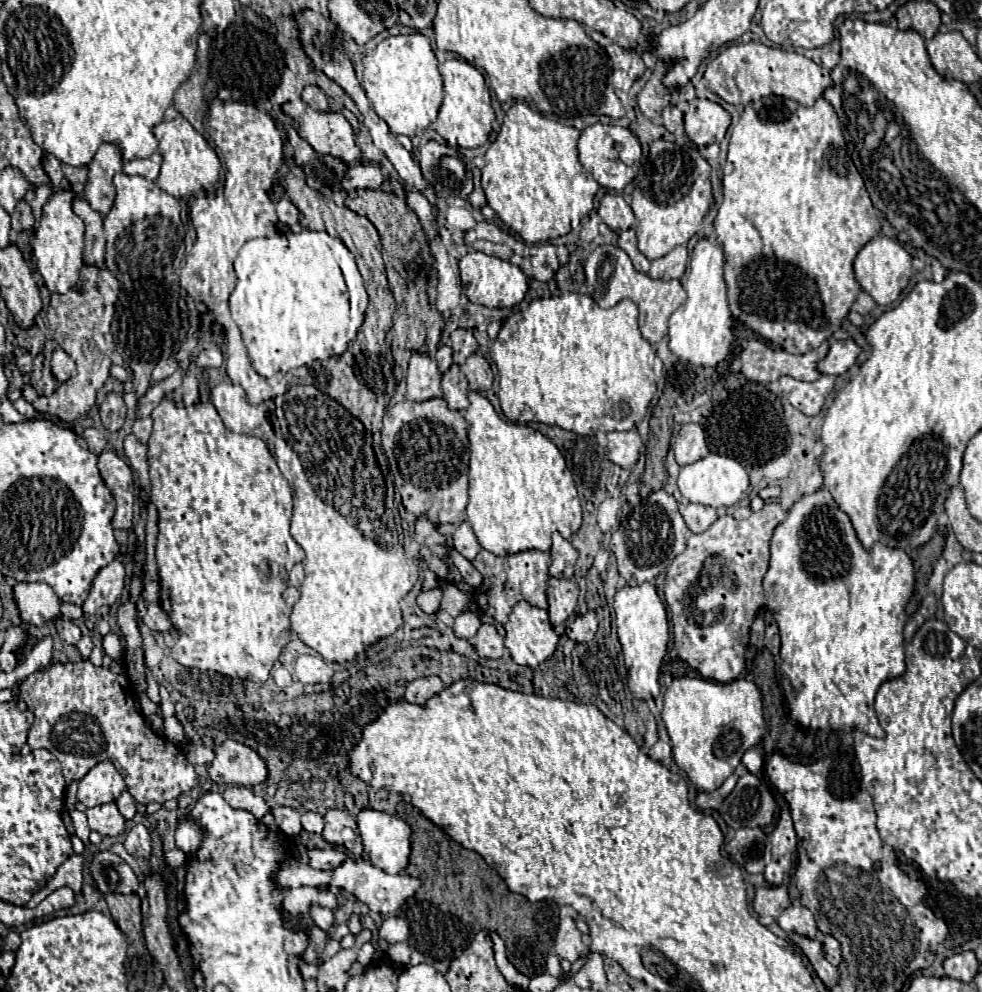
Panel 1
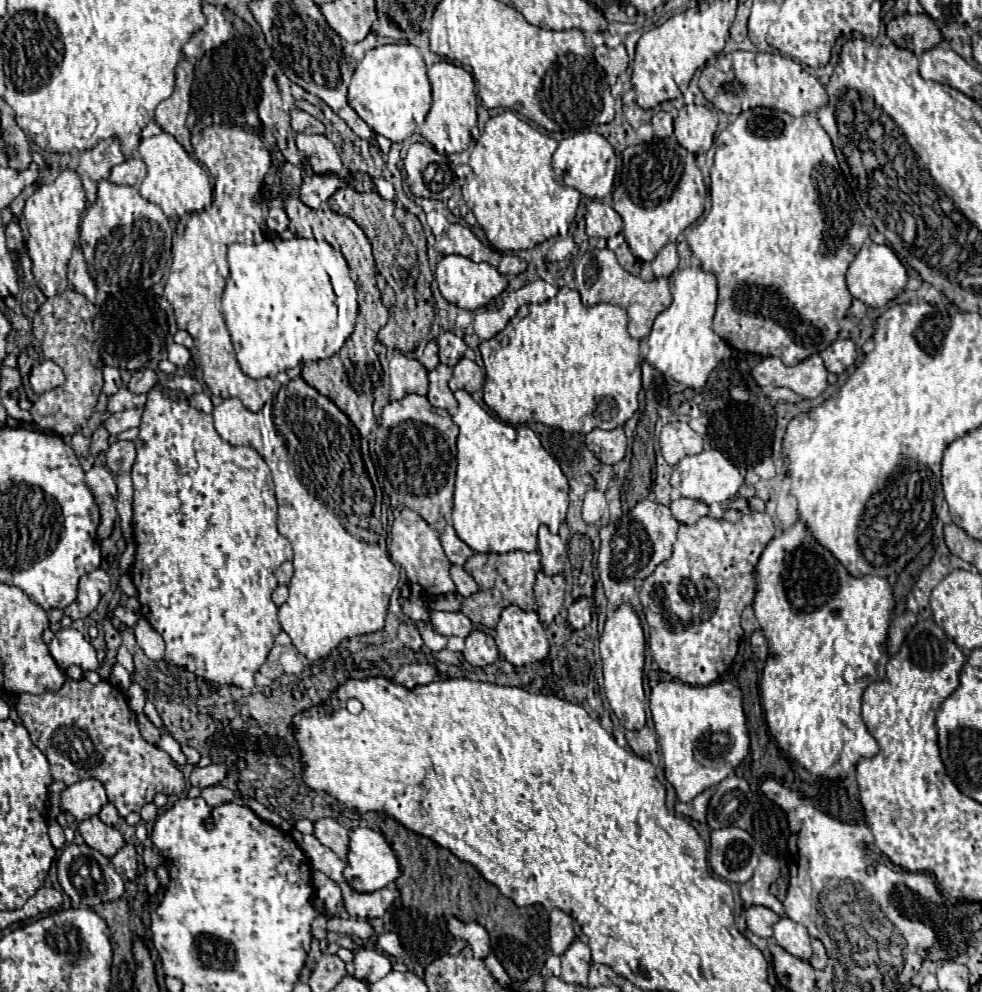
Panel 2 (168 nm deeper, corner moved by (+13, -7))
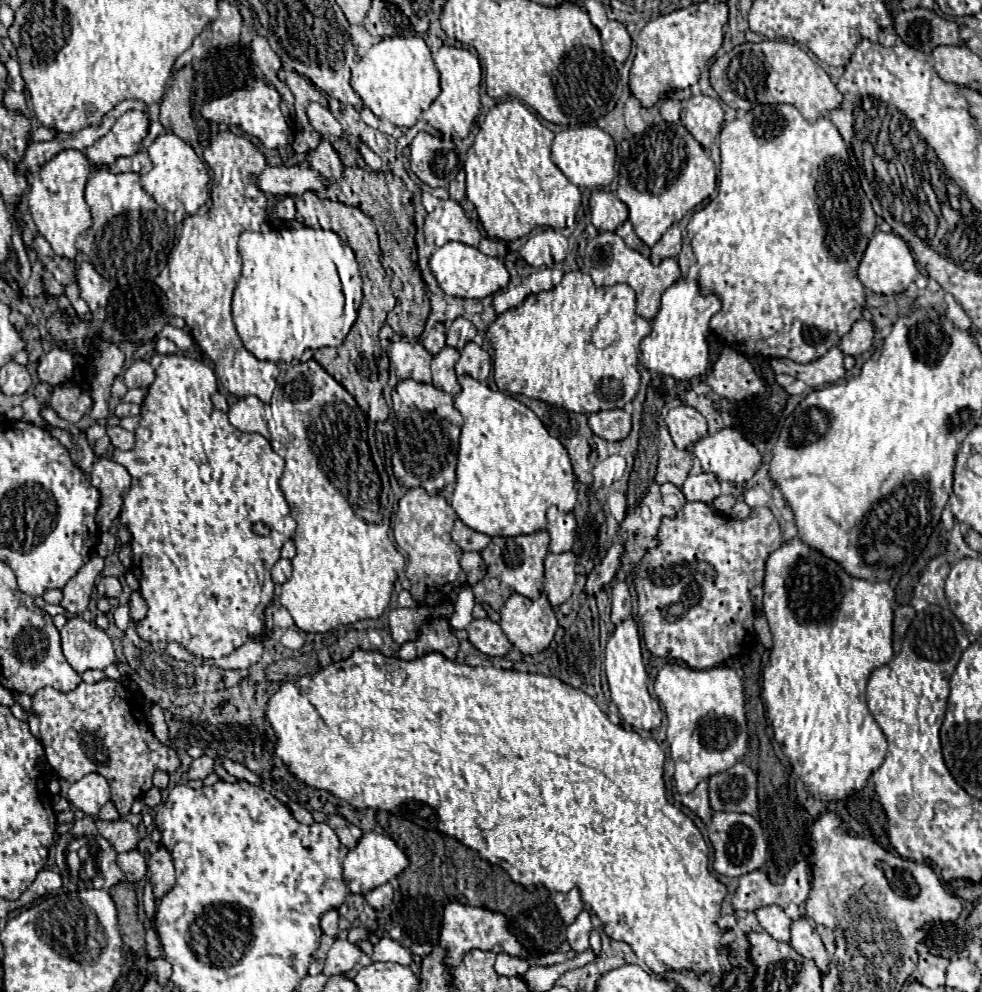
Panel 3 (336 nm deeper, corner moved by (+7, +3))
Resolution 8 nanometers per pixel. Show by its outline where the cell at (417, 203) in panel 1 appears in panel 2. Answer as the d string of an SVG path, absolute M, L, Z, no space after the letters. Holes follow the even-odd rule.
M374 179L374 185L376 185L376 191L380 193L382 199L386 199L386 201L396 201L396 193L394 193L392 183L388 183L386 179Z

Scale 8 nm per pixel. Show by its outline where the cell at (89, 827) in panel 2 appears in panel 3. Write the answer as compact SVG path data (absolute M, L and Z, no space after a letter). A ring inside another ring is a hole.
M96 819L96 829L98 833L110 841L116 849L116 853L124 853L128 849L136 849L138 843L138 833L130 821L118 819L118 821L100 821Z

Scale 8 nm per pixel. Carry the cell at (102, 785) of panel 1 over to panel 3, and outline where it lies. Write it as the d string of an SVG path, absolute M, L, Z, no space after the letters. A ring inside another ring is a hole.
M90 773L70 785L68 801L76 809L80 809L84 815L96 817L96 813L102 809L102 805L110 801L110 785L102 775Z

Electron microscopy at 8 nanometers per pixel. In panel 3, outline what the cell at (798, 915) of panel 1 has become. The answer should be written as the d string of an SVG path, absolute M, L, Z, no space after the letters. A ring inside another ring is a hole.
M798 919L798 921L792 923L790 945L792 945L802 957L812 959L822 973L828 973L830 955L828 955L824 943L820 941L820 935L816 933L816 929L808 923L808 919Z

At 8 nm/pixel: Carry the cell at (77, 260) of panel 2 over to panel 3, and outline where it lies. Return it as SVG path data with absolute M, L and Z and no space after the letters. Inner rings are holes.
M88 261L80 263L76 279L78 279L80 295L86 299L86 303L90 305L92 313L96 313L98 309L106 307L108 297L112 293L112 285L104 277L100 277Z

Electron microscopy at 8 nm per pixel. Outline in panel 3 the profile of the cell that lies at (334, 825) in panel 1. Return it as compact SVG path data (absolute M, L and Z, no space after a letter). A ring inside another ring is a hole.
M328 815L326 823L336 831L338 839L340 839L348 849L356 847L356 843L358 843L360 837L362 837L362 831L360 831L356 825L348 823L348 821L346 821L344 817L340 817L340 815Z

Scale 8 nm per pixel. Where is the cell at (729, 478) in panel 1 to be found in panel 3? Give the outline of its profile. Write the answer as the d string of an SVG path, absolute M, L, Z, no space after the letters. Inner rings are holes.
M724 427L714 435L706 435L704 439L700 439L694 445L694 455L700 459L702 471L714 473L720 481L732 481L732 483L744 483L752 479L752 475L758 471L762 463L760 451L748 439L744 439L742 433L736 431L734 427Z

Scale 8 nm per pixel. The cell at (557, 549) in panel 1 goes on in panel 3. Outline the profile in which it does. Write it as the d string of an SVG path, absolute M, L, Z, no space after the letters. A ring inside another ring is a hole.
M556 507L548 509L548 533L550 533L550 551L564 553L572 549L576 537L576 519L574 513L560 513Z

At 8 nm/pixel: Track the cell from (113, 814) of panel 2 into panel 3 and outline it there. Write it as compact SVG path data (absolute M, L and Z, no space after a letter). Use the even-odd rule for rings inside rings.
M108 801L108 803L100 809L100 813L96 815L96 819L102 819L102 821L116 821L116 819L120 819L120 815L118 815L114 803Z

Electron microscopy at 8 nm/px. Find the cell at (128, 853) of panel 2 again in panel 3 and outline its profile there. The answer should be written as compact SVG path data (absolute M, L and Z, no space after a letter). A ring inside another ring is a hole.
M136 849L120 853L118 855L118 867L124 871L128 883L136 883L146 875L146 861Z

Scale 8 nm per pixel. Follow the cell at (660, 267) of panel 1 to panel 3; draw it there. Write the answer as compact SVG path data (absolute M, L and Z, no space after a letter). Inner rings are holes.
M672 225L664 235L662 239L652 247L652 255L650 255L650 261L654 265L658 265L662 259L666 257L678 257L680 253L680 243L682 243L682 235L680 235L680 227L678 225Z

